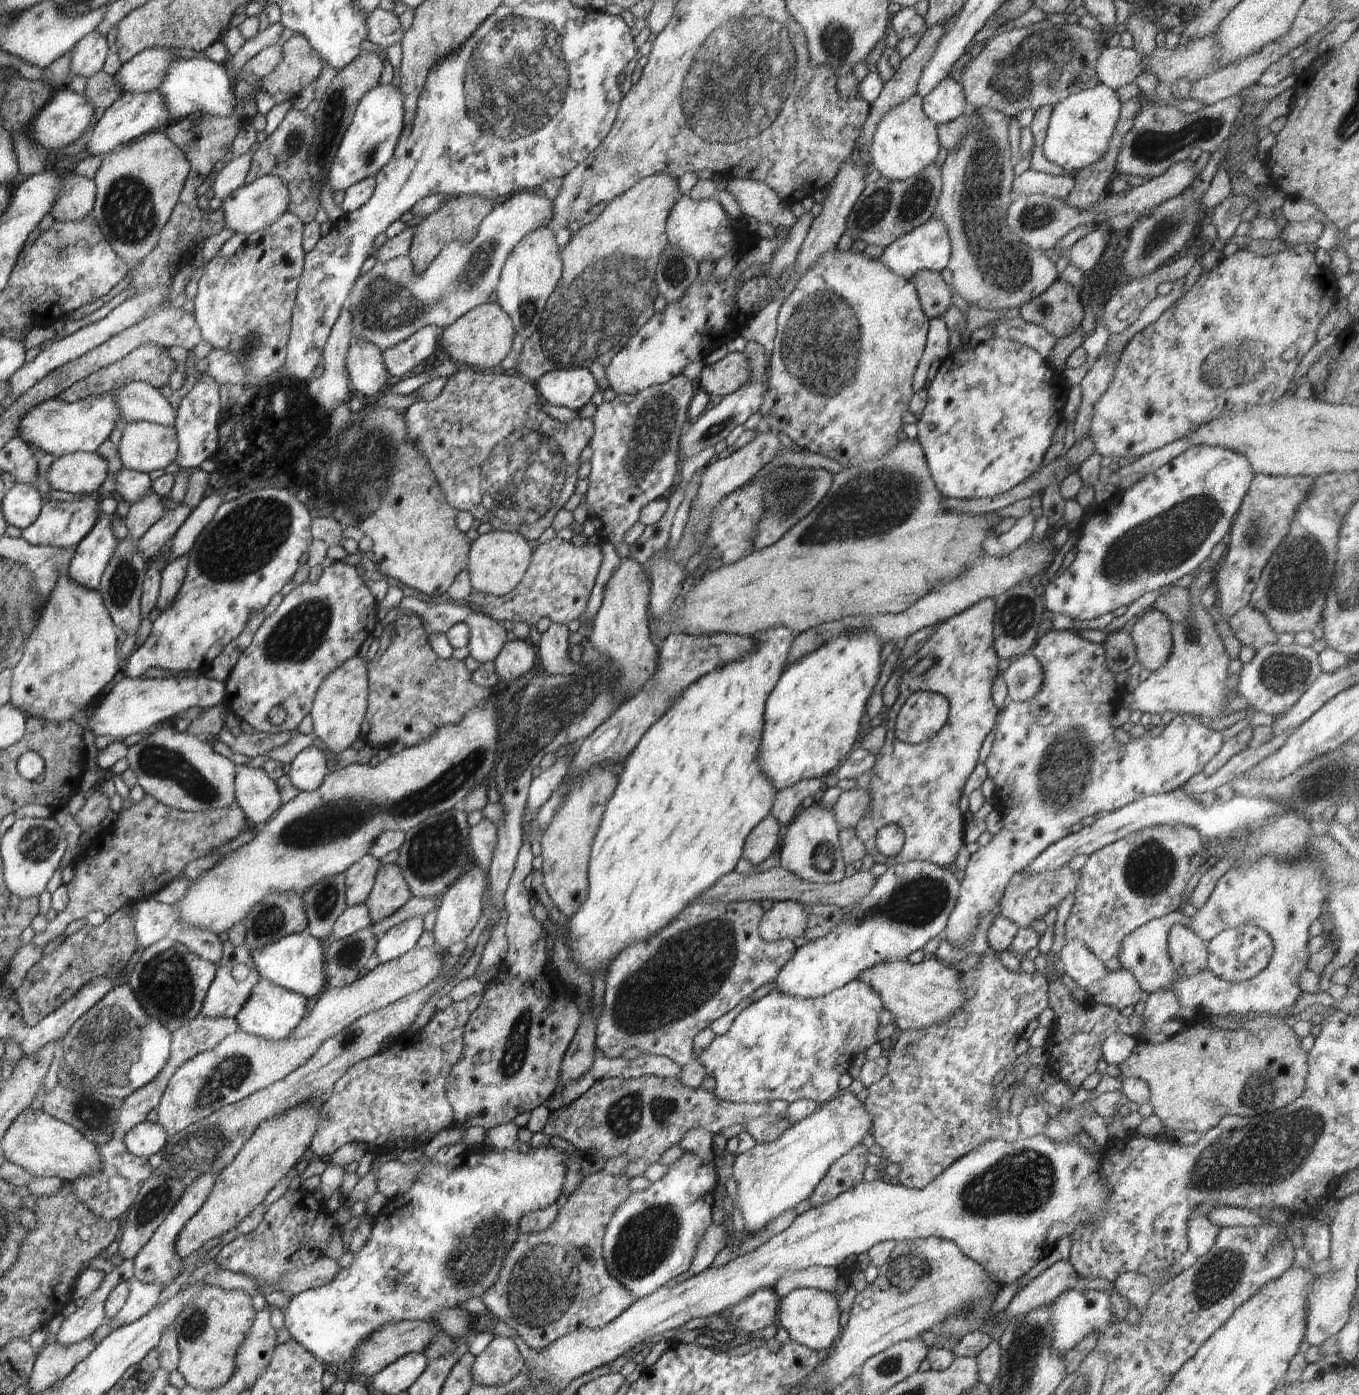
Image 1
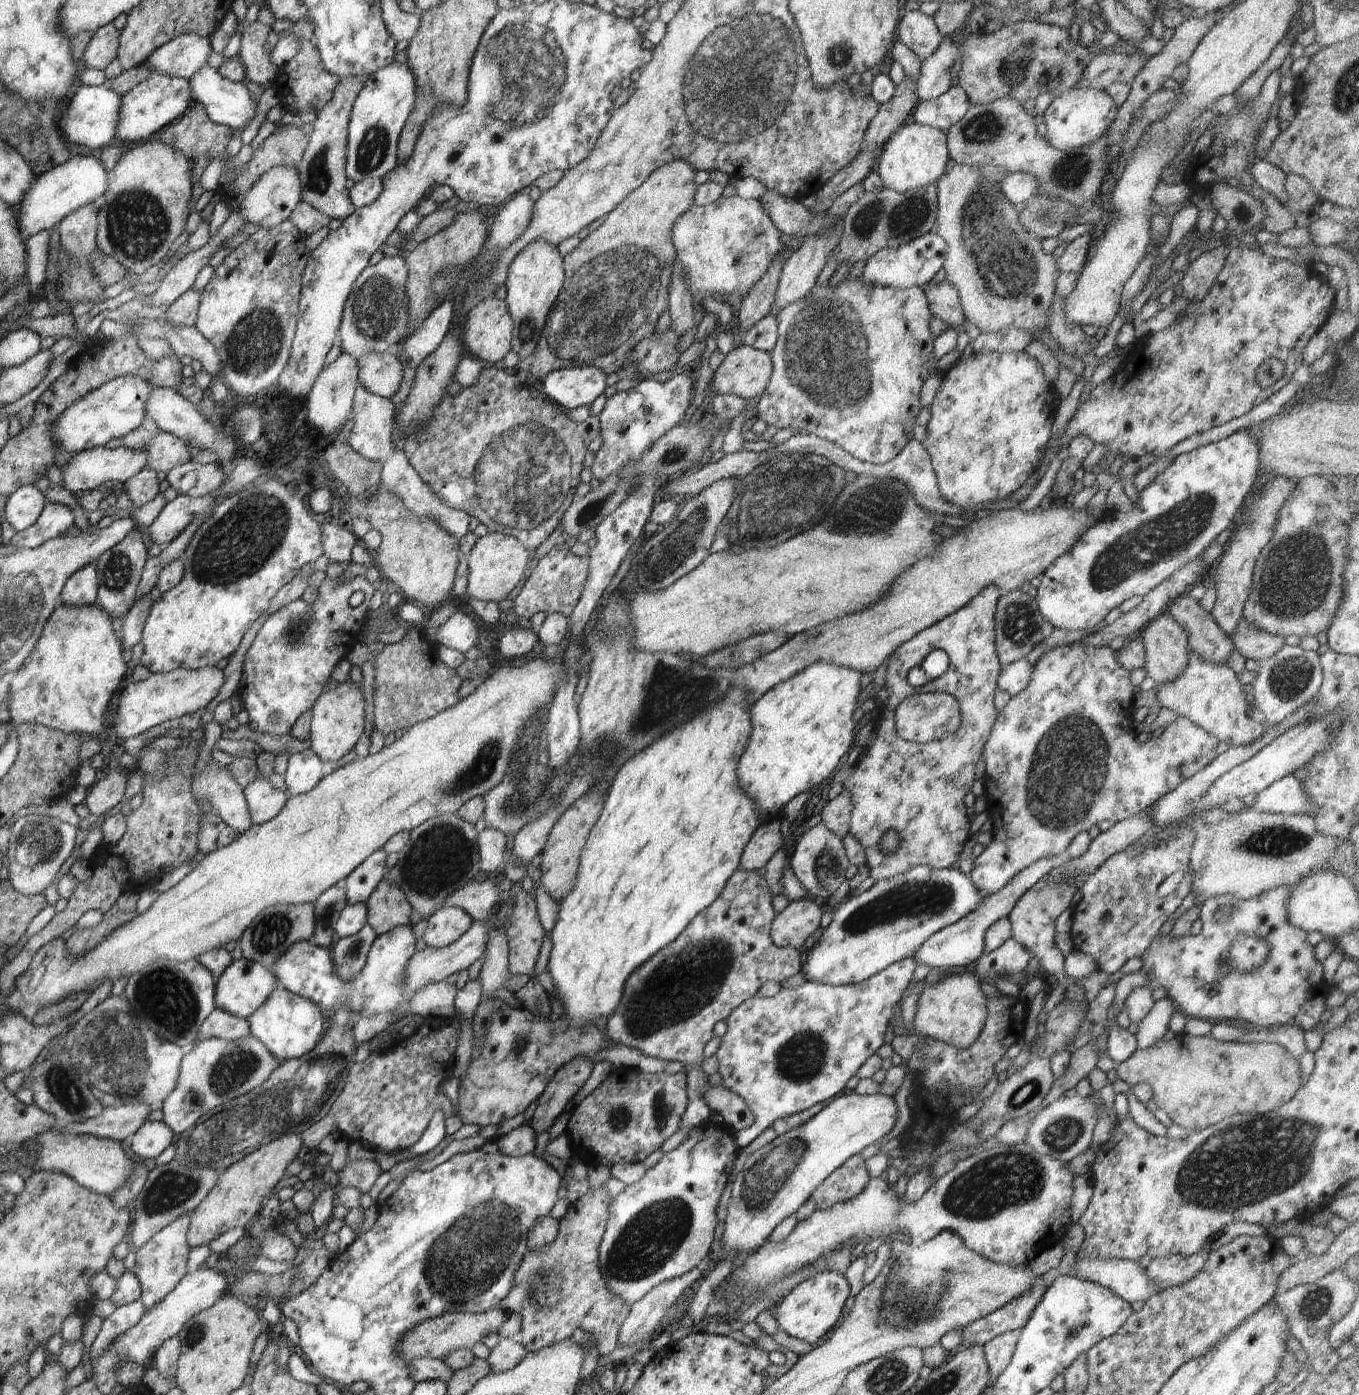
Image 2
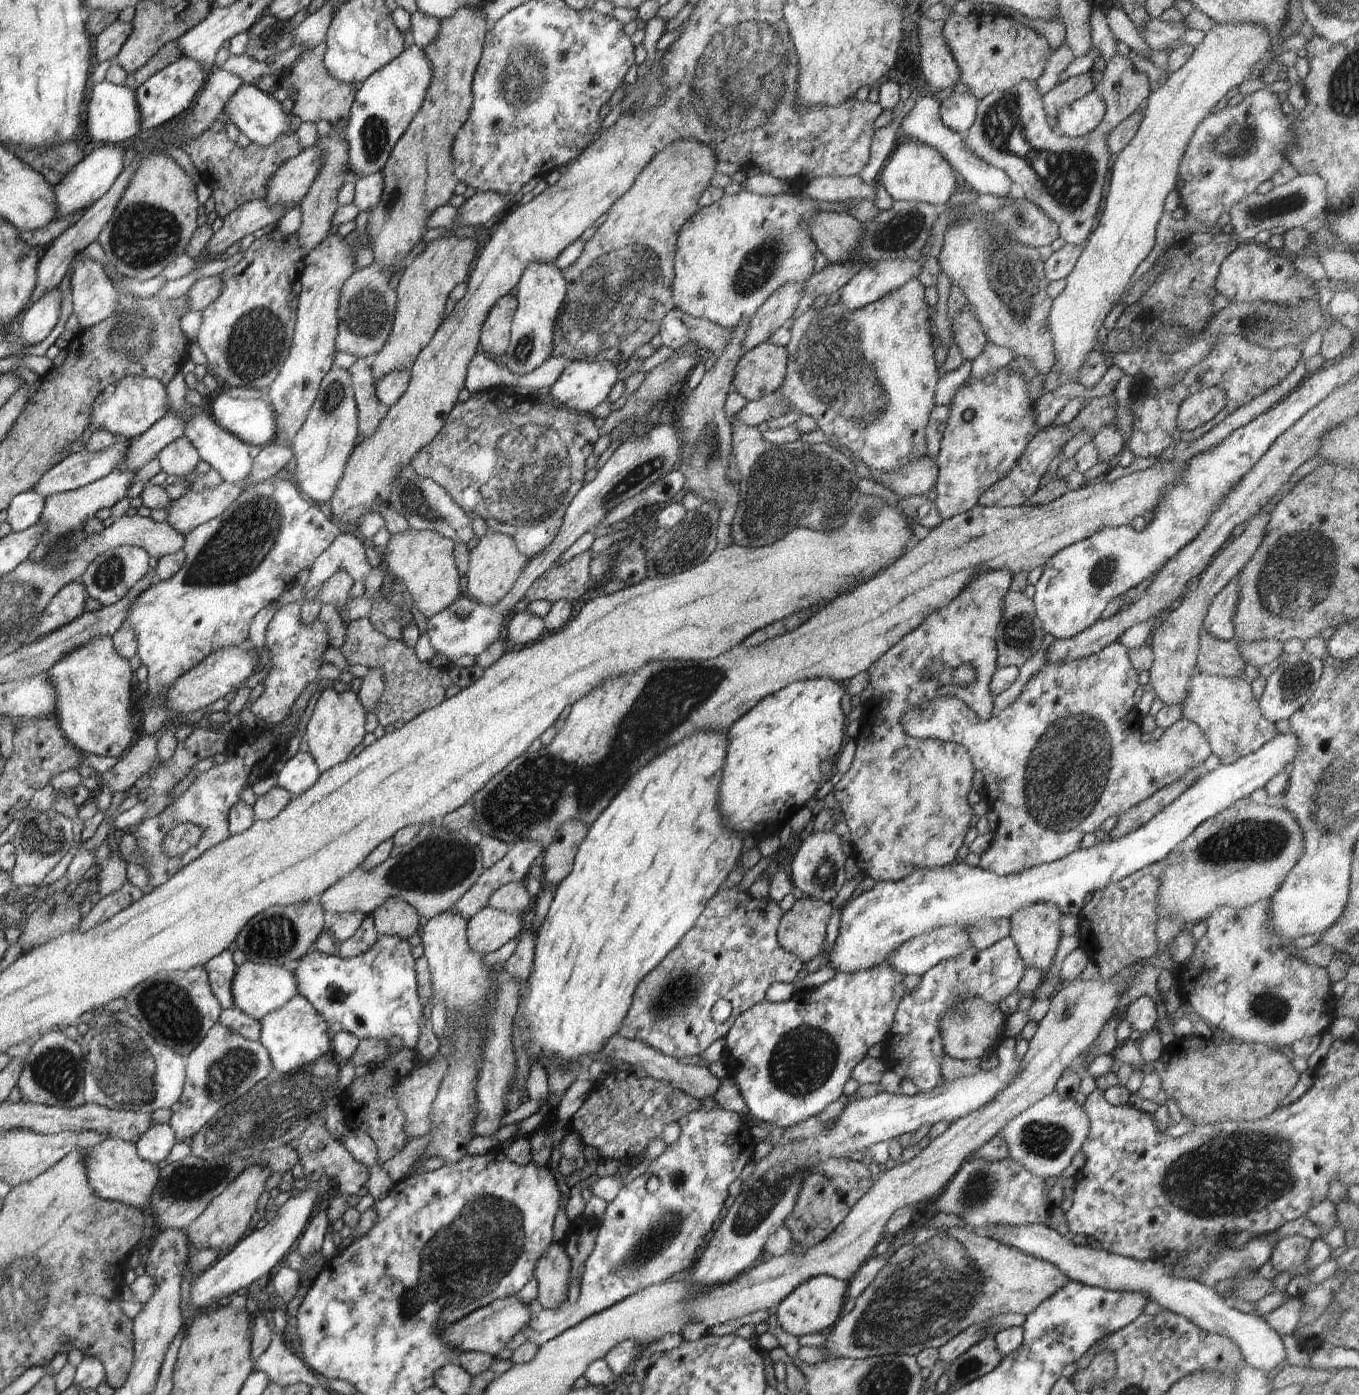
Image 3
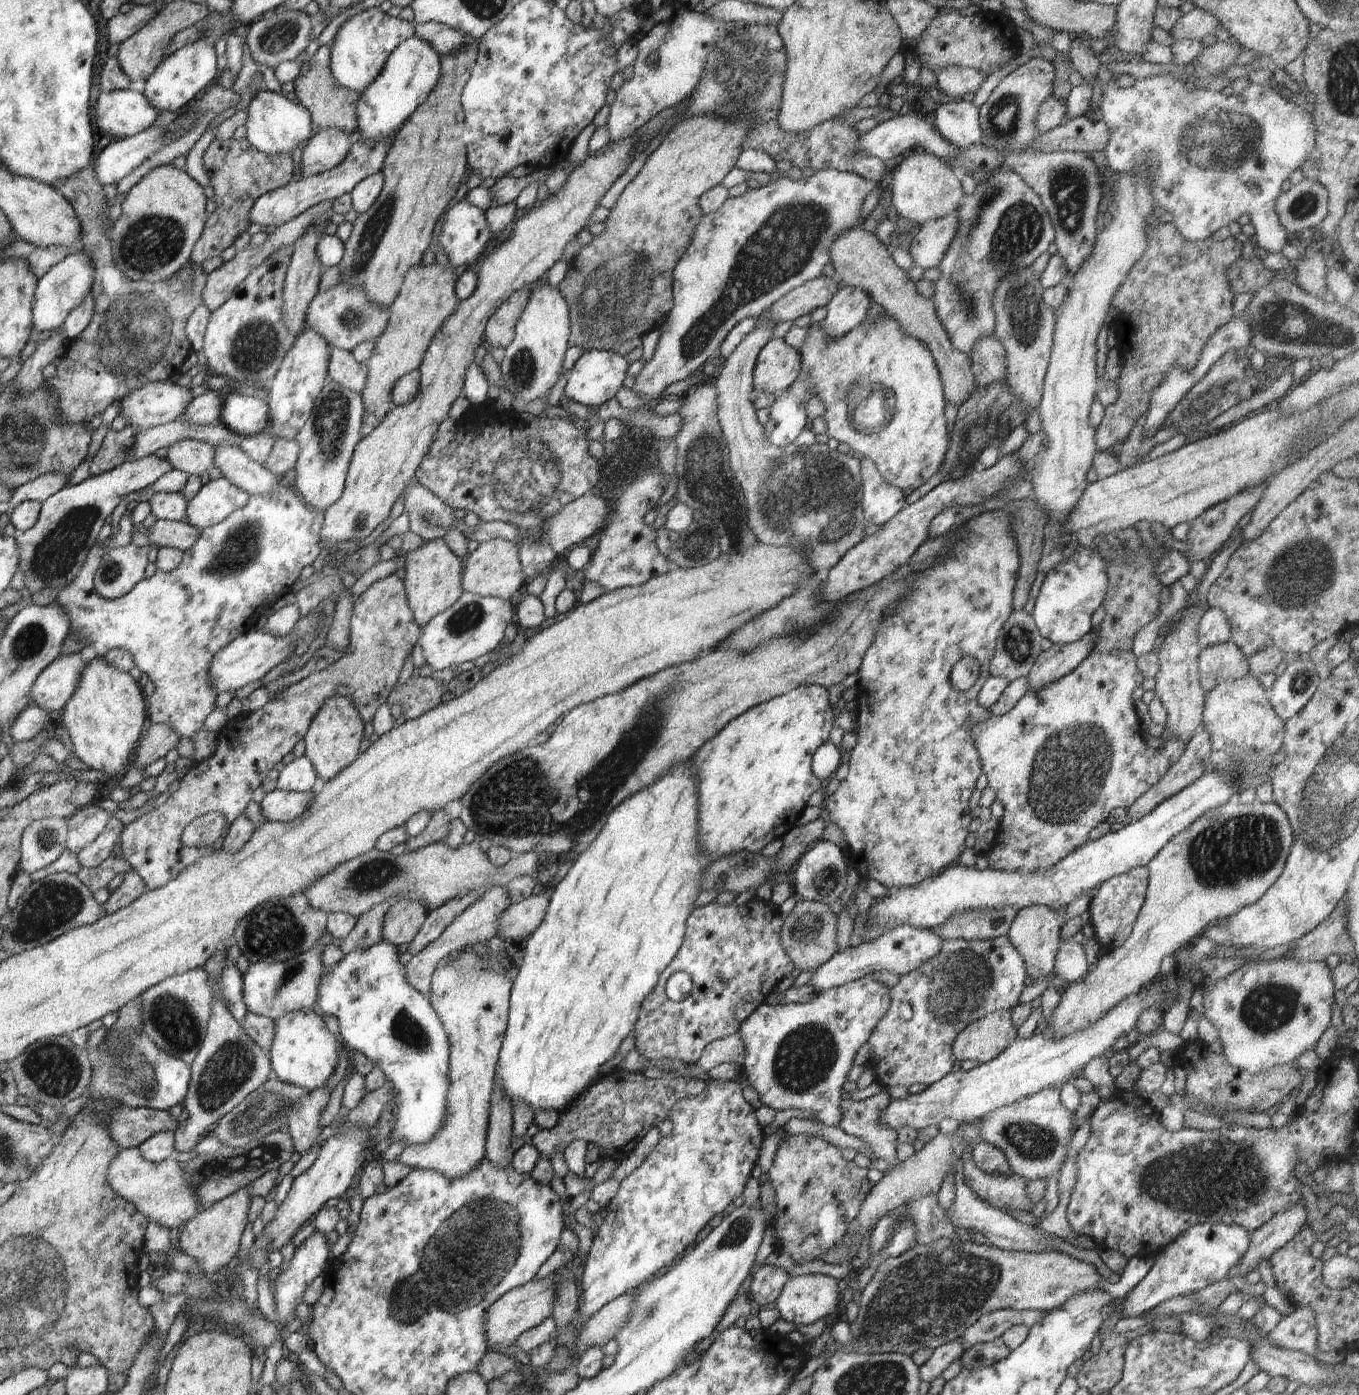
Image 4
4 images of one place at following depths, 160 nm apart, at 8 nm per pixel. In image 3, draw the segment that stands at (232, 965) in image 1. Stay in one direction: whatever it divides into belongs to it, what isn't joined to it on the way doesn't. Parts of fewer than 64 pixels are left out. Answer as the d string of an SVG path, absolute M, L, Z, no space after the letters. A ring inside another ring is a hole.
M245 961L237 966L231 982L233 1006L245 1012L250 1018L261 1020L269 1012L284 1006L297 994L297 982L293 977L293 965L279 967L274 965L259 965Z

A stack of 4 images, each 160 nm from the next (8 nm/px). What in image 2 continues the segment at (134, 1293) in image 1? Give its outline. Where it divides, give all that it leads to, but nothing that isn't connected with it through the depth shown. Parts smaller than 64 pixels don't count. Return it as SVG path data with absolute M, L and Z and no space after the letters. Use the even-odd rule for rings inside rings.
M139 1301L117 1307L112 1314L103 1319L101 1330L89 1347L92 1357L101 1352L121 1333L132 1328L145 1313L145 1306Z

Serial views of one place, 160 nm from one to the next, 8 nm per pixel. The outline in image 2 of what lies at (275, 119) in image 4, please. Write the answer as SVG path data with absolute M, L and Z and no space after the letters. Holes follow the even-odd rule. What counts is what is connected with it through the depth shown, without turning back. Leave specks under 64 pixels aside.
M206 64L199 68L188 80L191 100L203 104L210 120L216 124L229 126L232 132L246 126L255 115L257 104L250 97L246 89L246 82L235 83L224 78L214 67Z

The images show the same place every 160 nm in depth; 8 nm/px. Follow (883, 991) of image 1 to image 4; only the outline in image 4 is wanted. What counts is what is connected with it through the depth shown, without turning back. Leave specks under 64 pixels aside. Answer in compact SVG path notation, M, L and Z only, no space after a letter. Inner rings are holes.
M1011 1011L992 1012L958 1034L953 1044L954 1057L959 1061L988 1063L1019 1039L1017 1032Z

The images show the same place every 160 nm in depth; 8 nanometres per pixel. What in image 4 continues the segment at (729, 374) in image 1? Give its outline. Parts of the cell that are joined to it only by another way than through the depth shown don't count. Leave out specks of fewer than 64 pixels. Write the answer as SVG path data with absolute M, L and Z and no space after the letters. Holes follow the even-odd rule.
M771 339L756 358L753 388L771 394L787 390L800 378L801 362L799 352L783 339Z

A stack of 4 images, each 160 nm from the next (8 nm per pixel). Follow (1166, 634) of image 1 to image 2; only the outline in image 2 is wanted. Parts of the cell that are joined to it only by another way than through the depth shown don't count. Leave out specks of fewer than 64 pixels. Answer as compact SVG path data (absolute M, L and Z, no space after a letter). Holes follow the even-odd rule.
M1168 612L1151 620L1140 631L1146 658L1147 676L1161 685L1182 676L1190 650L1187 632Z

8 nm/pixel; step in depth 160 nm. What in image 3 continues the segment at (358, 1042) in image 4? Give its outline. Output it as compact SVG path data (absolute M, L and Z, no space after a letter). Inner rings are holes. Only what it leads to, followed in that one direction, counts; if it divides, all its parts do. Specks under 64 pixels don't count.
M396 935L379 936L378 942L366 952L349 959L310 950L300 960L296 960L292 971L297 982L297 994L309 1000L316 1012L322 1014L328 1022L339 1021L344 1030L354 1033L359 1040L400 1036L406 1048L416 1048L421 1032L420 1022L424 1021L424 1004L417 993L415 959L407 939Z

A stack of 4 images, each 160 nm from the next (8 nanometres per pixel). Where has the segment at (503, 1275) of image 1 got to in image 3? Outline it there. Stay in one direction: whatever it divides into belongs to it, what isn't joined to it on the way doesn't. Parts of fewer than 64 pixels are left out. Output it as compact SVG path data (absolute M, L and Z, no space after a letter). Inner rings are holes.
M584 1216L570 1220L569 1229L561 1241L571 1262L569 1280L582 1276L585 1262L594 1250L598 1233L599 1224L593 1220Z

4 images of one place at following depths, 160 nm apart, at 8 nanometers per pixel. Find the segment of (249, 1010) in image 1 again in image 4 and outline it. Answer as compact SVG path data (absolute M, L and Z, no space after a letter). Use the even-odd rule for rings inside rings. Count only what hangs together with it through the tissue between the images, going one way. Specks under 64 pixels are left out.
M290 1012L288 1016L282 1016L280 1020L275 1021L274 1031L274 1042L268 1054L273 1074L286 1084L304 1088L307 1093L326 1087L339 1062L341 1039L329 1032L323 1015L315 1012Z

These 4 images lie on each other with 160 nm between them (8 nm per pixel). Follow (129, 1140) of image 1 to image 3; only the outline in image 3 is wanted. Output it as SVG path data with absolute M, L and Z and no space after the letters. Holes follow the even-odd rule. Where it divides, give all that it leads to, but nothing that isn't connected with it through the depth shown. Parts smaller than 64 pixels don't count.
M155 1124L135 1142L137 1153L148 1162L164 1160L174 1144L177 1143L174 1129L168 1124Z

